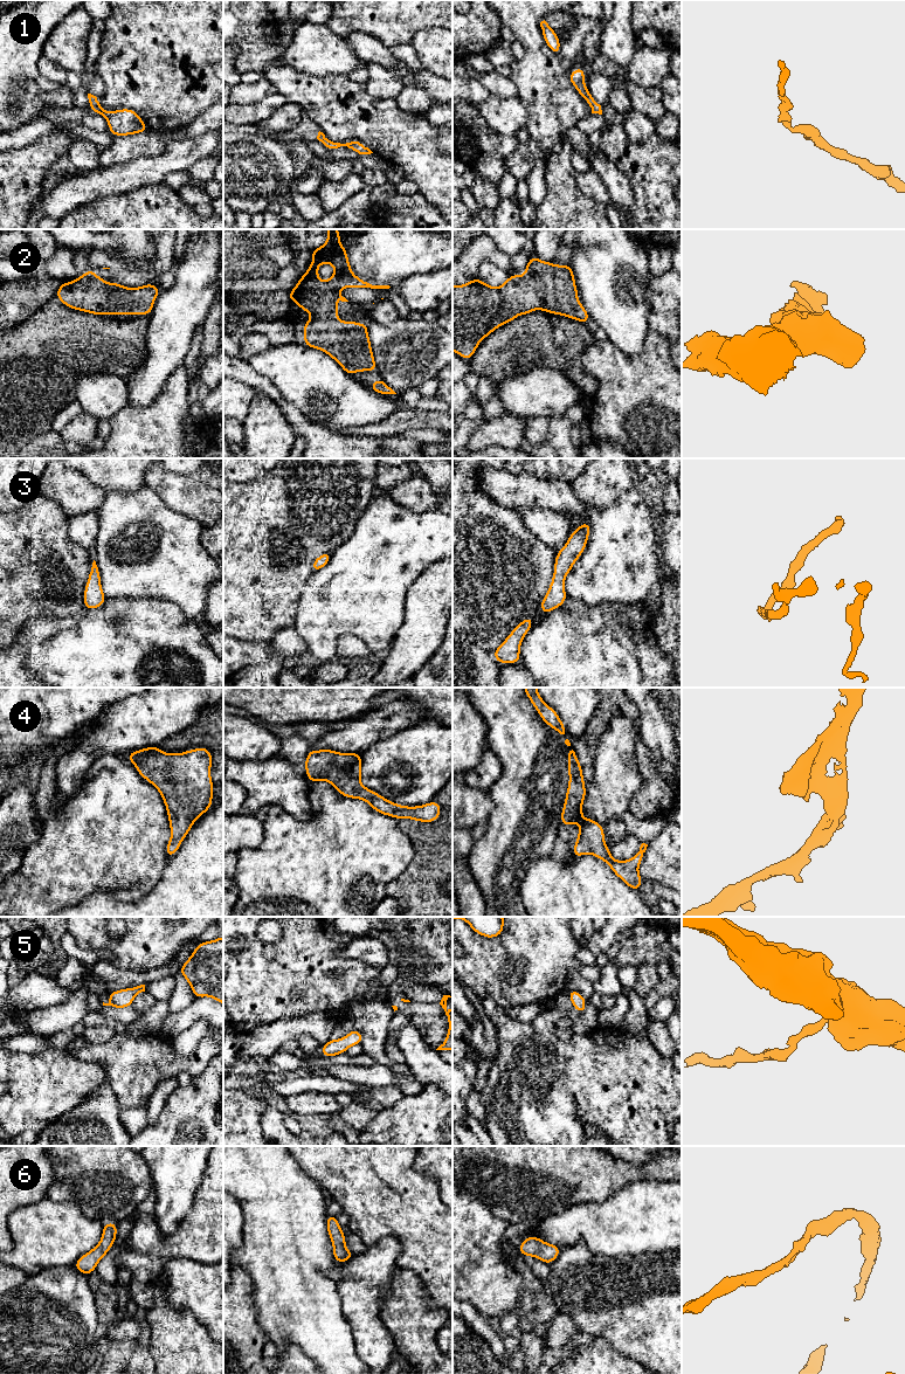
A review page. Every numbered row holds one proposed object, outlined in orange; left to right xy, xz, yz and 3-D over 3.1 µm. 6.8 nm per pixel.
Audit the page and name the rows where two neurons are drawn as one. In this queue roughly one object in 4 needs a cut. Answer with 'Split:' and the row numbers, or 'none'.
Split: none

